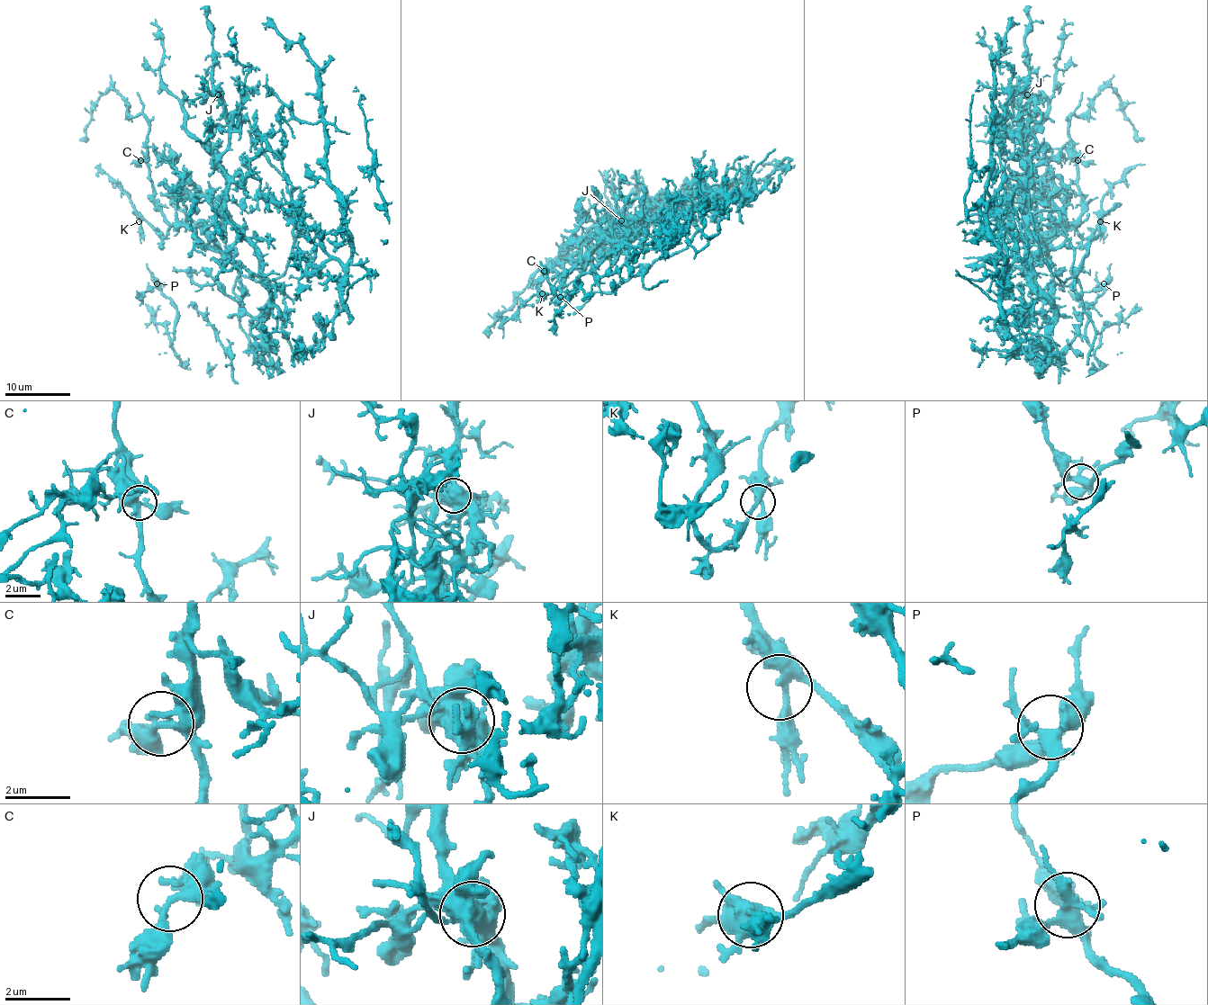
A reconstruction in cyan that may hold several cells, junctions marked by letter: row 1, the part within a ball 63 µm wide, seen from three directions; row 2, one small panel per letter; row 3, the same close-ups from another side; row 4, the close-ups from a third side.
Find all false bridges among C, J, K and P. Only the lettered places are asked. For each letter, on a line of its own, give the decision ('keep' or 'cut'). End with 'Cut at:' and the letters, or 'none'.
C: keep
J: cut
K: keep
P: keep
Cut at: J

